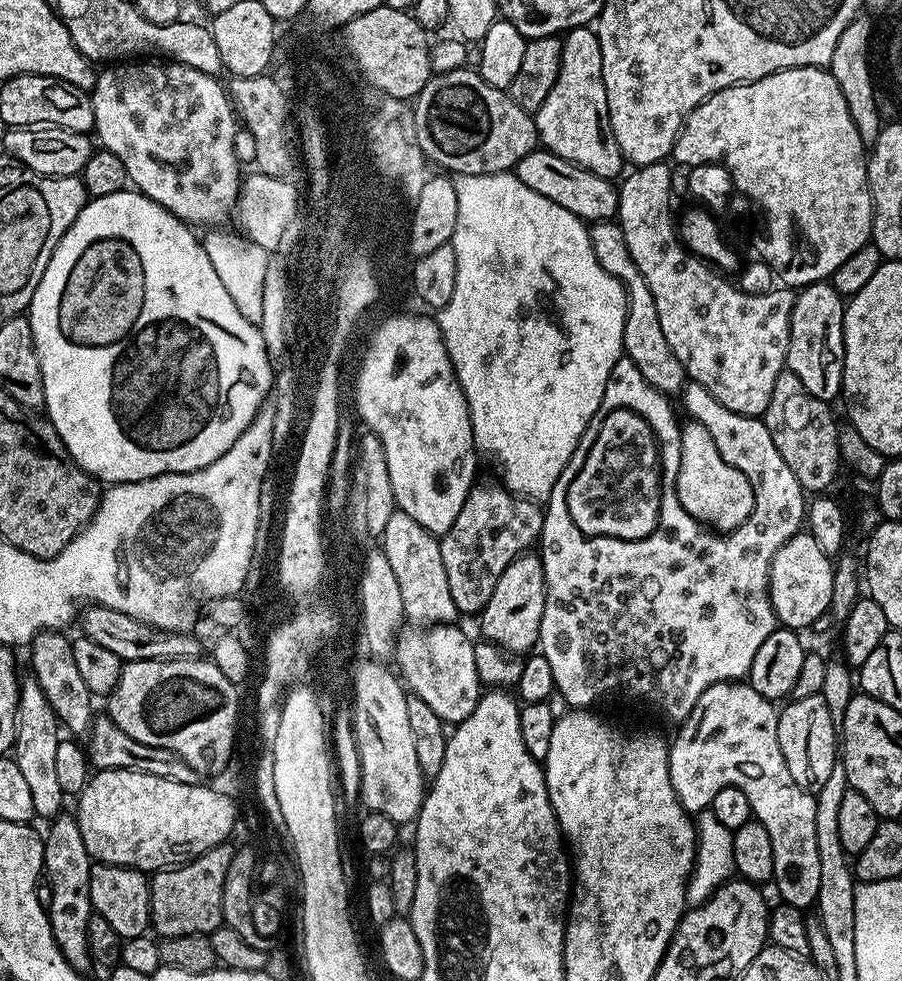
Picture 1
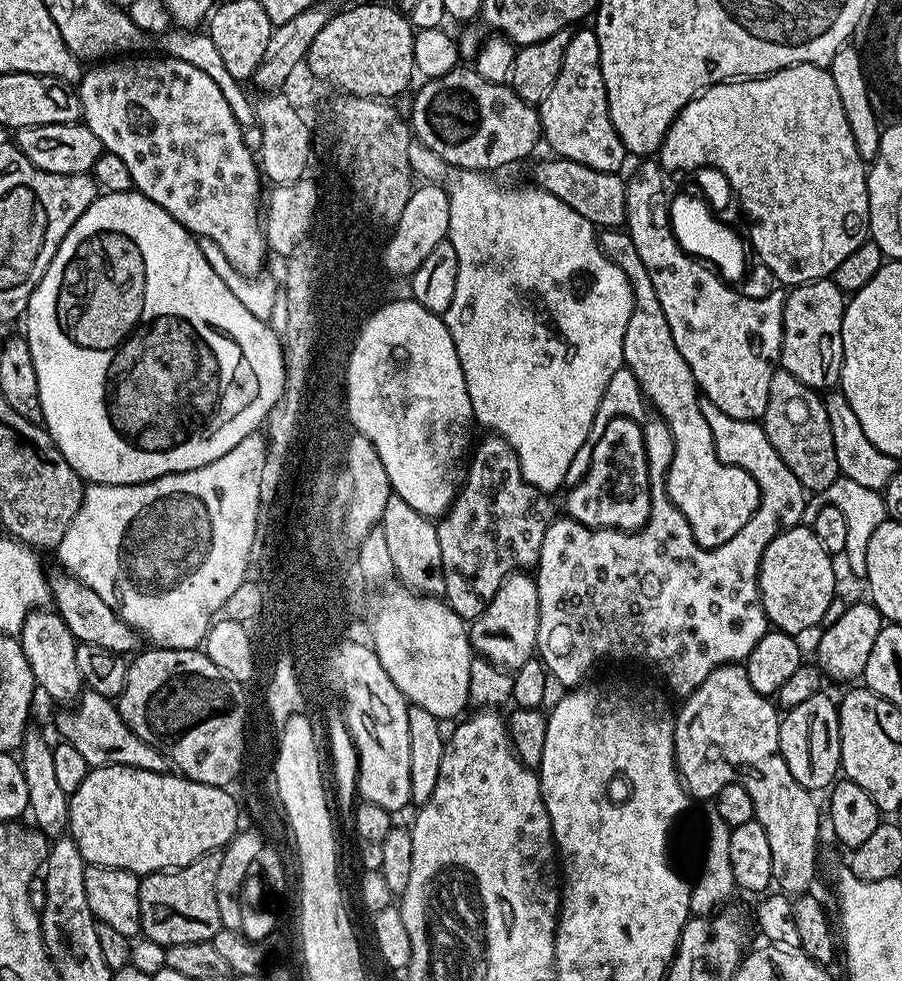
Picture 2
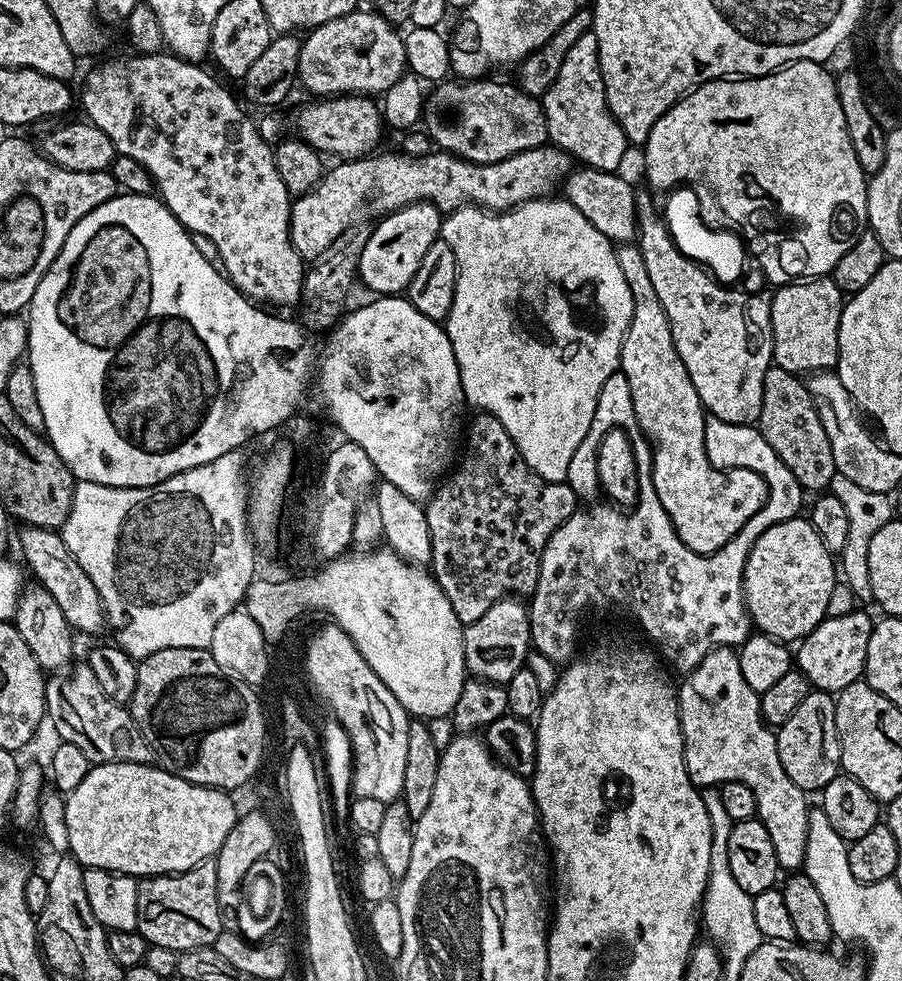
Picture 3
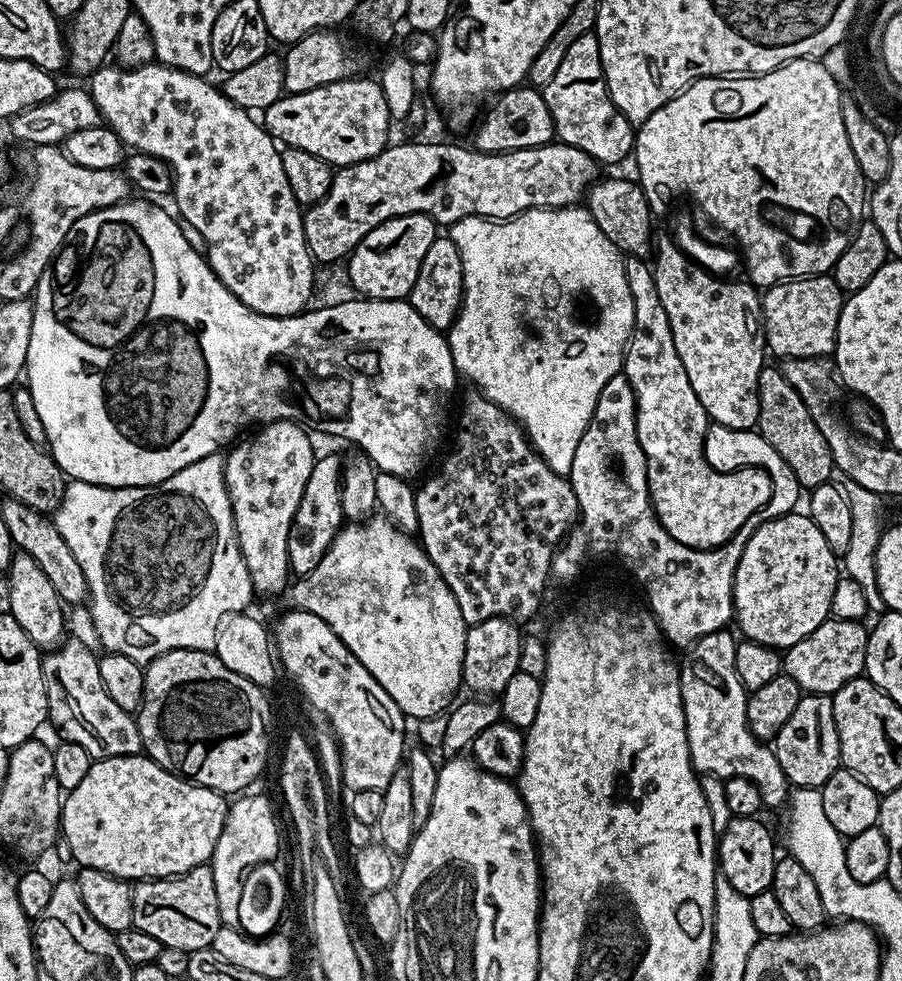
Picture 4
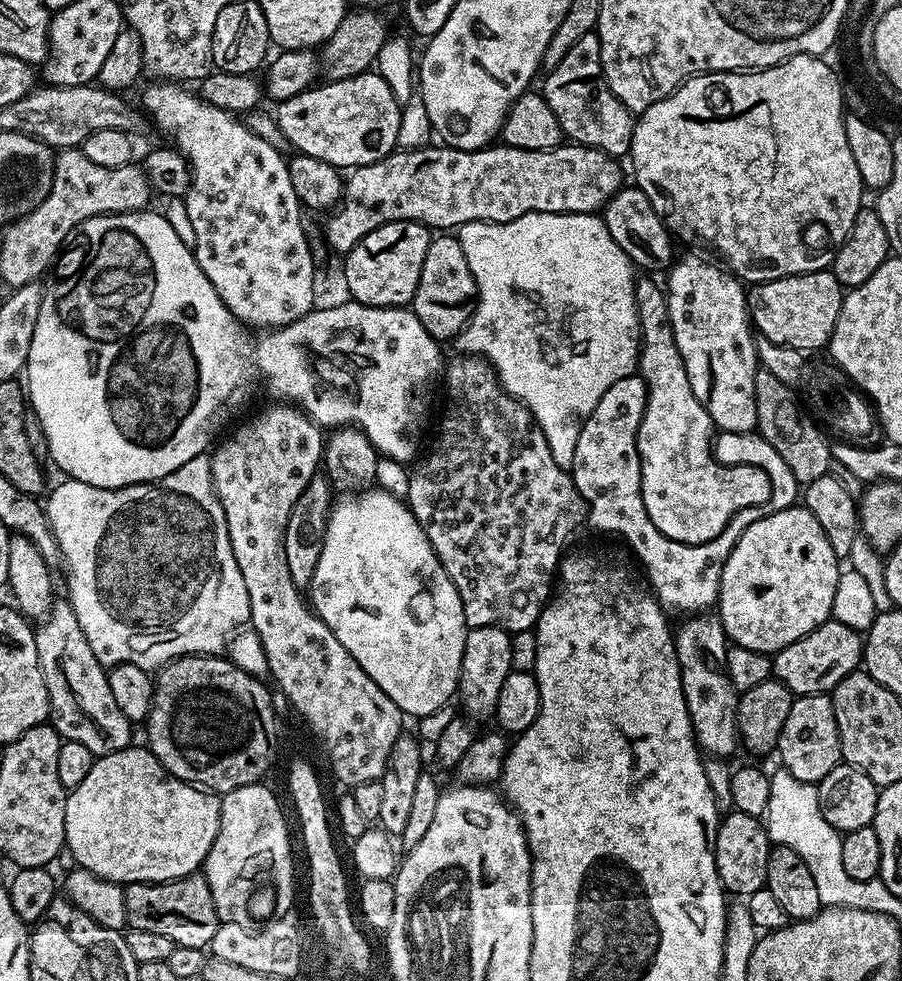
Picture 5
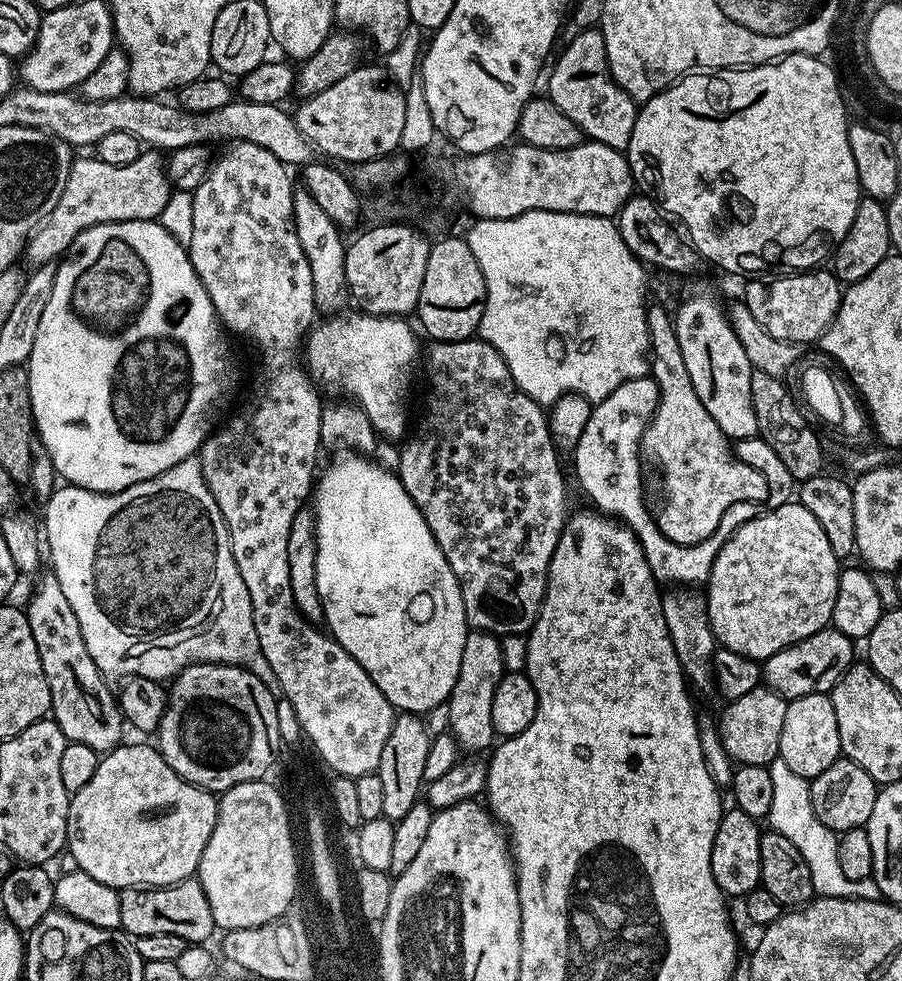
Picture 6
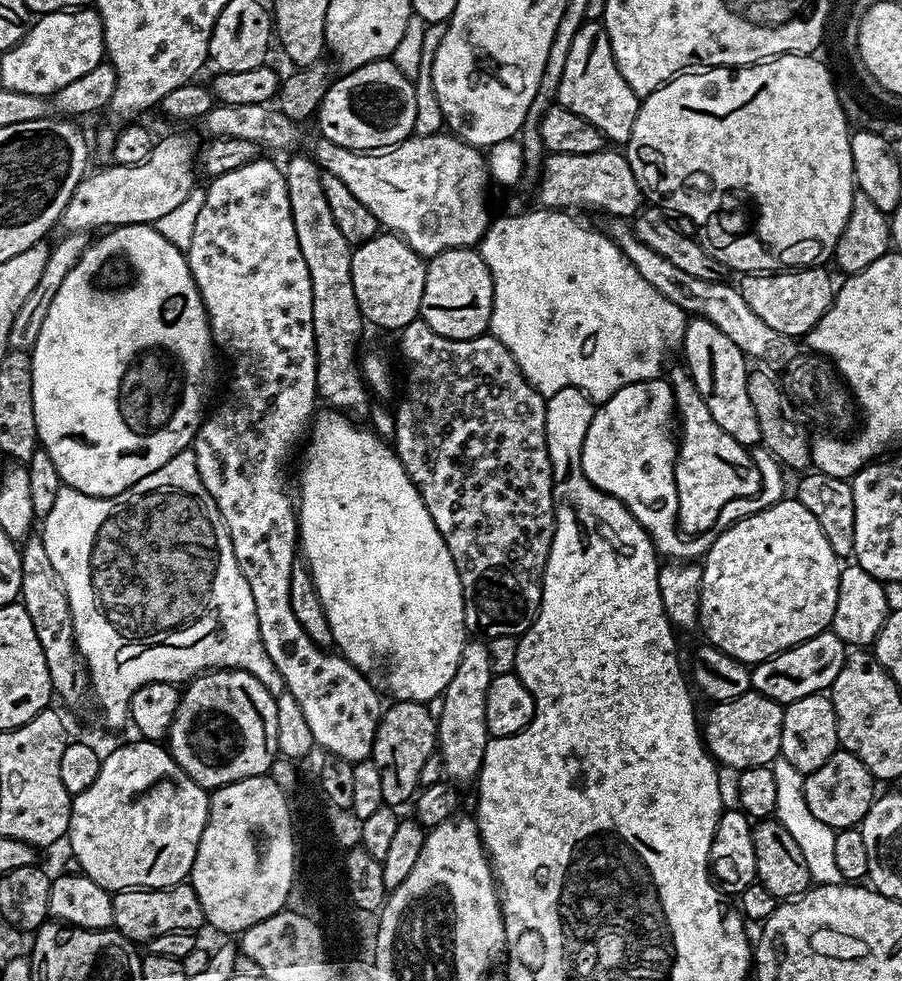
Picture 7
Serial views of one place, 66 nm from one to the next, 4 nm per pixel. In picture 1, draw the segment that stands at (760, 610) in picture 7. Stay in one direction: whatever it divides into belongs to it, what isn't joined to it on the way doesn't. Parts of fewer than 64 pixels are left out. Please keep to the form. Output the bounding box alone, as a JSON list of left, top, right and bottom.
[768,530,834,630]

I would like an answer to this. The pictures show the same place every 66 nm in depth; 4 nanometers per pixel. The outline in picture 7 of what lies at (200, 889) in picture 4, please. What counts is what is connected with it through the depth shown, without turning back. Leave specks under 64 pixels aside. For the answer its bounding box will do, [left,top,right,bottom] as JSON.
[112,882,206,942]

